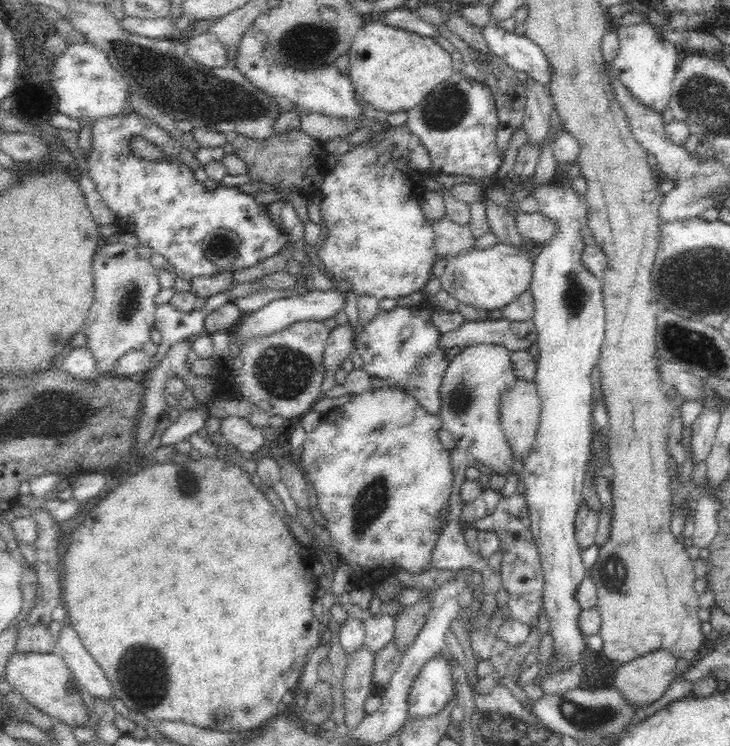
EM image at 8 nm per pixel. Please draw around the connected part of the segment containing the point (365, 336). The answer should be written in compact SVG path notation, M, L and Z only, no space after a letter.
M394 308L384 311L360 332L355 346L362 357L364 371L370 375L373 388L403 388L414 397L426 412L438 415L440 412L440 388L448 362L445 349L438 347L440 330L432 322L428 308Z

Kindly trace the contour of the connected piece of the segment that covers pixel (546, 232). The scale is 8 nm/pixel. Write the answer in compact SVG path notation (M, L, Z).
M520 208L513 212L516 228L524 242L532 241L536 245L546 244L556 234L555 224L542 212L523 213Z

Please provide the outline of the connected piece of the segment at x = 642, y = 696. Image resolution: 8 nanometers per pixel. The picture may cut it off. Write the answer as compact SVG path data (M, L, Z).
M663 648L648 652L620 664L614 672L612 687L621 692L628 704L646 706L664 696L678 665L678 658Z

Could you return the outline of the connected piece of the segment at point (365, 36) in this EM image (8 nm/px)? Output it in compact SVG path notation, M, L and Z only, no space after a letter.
M364 20L348 54L353 89L376 110L387 113L417 107L455 70L451 54L431 37L419 36L382 21Z

